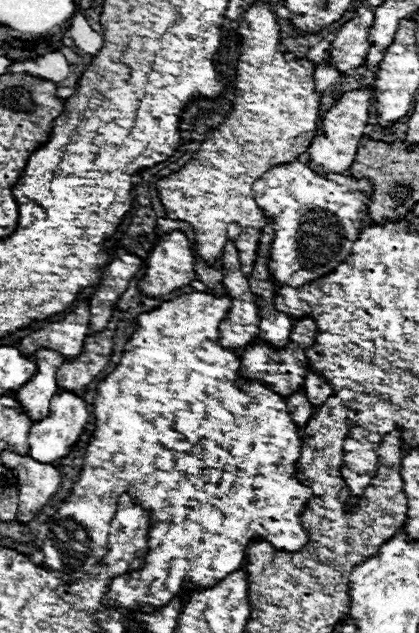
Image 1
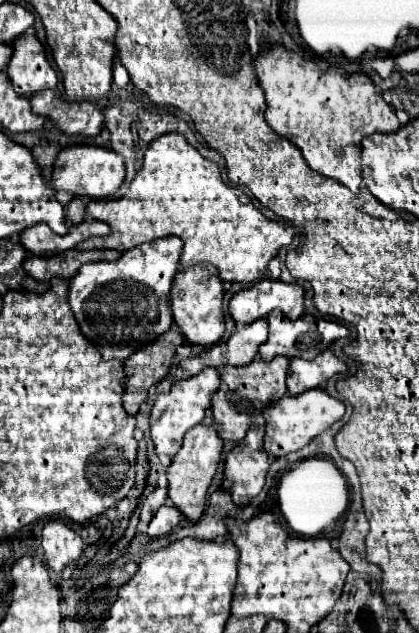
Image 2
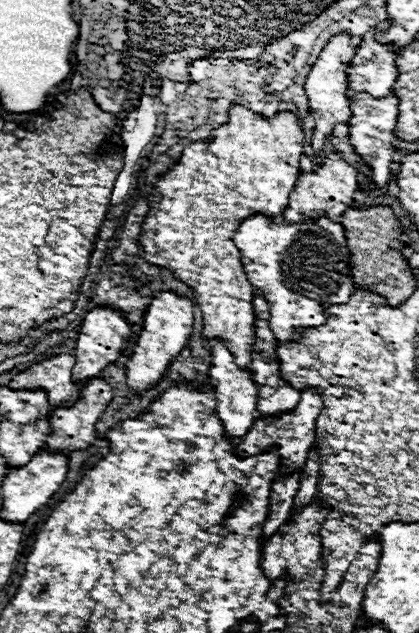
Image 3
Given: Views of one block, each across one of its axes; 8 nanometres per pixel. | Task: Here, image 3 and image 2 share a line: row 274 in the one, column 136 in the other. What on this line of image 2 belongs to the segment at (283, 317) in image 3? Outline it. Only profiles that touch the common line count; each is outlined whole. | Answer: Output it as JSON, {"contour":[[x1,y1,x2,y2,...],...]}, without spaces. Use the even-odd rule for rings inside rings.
{"contour":[[158,238,156,242,148,242,144,246,134,246,132,250,126,250,122,254,120,260,116,262,90,262,84,264,78,274,70,280,70,308,74,310,76,322,80,324,82,334,92,340,96,344,96,348,100,350,100,354,110,360,126,360,132,352,136,352,138,348,146,346,148,342,156,340,160,334,164,334,166,330,172,328,172,310,168,306,170,302,170,290,172,290,172,282,178,274,180,268,180,250,182,250,182,242,180,238],[100,324,122,324,116,328,116,334,120,338,120,342,106,342,104,334,100,332]]}

